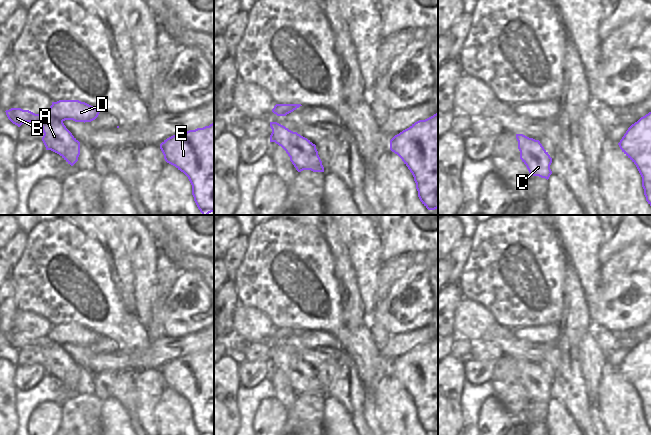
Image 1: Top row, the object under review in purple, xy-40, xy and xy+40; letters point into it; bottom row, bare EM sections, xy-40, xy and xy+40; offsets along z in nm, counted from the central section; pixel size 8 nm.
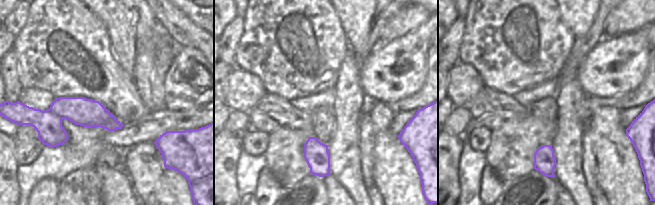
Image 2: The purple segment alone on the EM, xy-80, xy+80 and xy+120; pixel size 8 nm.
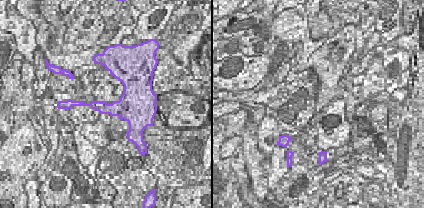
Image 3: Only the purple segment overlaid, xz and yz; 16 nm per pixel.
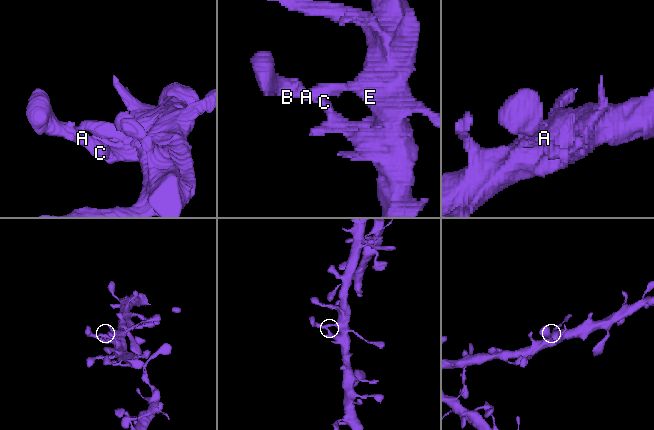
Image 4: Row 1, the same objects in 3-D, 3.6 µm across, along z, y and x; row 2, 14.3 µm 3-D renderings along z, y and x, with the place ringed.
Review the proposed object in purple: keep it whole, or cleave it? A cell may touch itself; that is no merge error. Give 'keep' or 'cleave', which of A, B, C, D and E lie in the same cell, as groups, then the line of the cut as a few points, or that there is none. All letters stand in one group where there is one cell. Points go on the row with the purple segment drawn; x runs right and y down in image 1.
keep; A B C D E; no cut

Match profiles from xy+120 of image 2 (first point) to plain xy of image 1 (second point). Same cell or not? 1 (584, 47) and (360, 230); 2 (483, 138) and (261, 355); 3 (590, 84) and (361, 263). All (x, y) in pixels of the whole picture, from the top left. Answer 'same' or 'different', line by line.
1: different
2: different
3: different

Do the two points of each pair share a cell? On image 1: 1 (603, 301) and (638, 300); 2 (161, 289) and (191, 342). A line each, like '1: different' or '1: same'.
1: same
2: different

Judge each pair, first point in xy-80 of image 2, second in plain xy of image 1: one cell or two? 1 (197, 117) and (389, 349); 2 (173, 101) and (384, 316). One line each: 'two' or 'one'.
1: one
2: one

